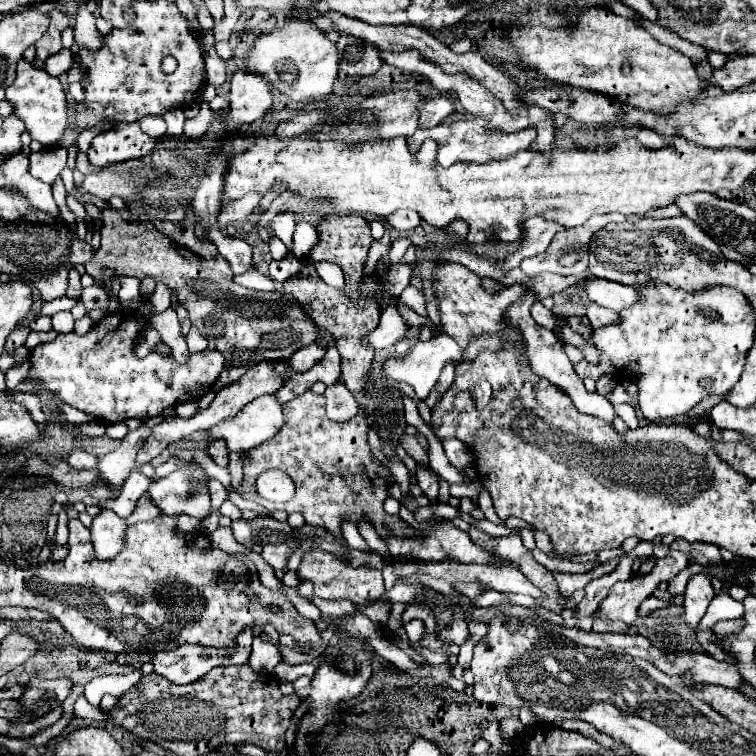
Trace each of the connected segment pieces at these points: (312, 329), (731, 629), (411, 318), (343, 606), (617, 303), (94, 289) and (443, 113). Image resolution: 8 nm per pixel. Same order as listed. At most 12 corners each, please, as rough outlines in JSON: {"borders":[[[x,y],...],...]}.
{"borders":[[[104,212],[86,272],[154,276],[216,342],[232,382],[318,336],[280,292],[234,284],[158,232]],[[744,618],[716,622],[712,632],[718,638],[738,634]],[[396,300],[398,312],[406,318],[410,326],[424,324],[436,334],[436,326],[430,318],[418,316]],[[312,598],[322,616],[338,618],[344,612],[356,612],[352,602]],[[588,280],[586,292],[614,312],[640,302],[632,286]],[[96,284],[84,288],[86,312],[108,306],[108,294]],[[438,96],[420,106],[420,128],[432,128],[454,112],[456,100]]]}

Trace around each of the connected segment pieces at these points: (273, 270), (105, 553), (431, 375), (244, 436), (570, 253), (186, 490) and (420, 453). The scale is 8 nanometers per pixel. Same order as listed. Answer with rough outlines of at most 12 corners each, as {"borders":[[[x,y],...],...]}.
{"borders":[[[288,254],[272,260],[268,274],[276,284],[300,270],[302,260]],[[110,510],[92,520],[96,558],[122,550],[126,520]],[[442,332],[418,342],[406,358],[386,360],[384,376],[430,394],[446,362],[496,350],[496,338],[476,338],[466,350]],[[276,394],[246,404],[216,424],[208,440],[250,450],[284,426]],[[622,214],[592,216],[562,230],[546,252],[524,258],[526,274],[580,274],[588,268],[590,240]],[[192,458],[150,484],[166,516],[210,514],[210,476],[194,478]],[[404,434],[400,445],[417,464],[429,467],[429,457],[415,436]]]}

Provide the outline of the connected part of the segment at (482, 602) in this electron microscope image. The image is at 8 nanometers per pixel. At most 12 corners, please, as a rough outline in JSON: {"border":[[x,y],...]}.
{"border":[[488,590],[471,599],[479,607],[486,608],[495,603],[505,603],[504,594]]}

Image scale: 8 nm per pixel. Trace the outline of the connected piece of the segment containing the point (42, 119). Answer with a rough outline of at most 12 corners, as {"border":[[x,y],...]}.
{"border":[[20,58],[6,90],[32,140],[68,126],[58,78]]}

